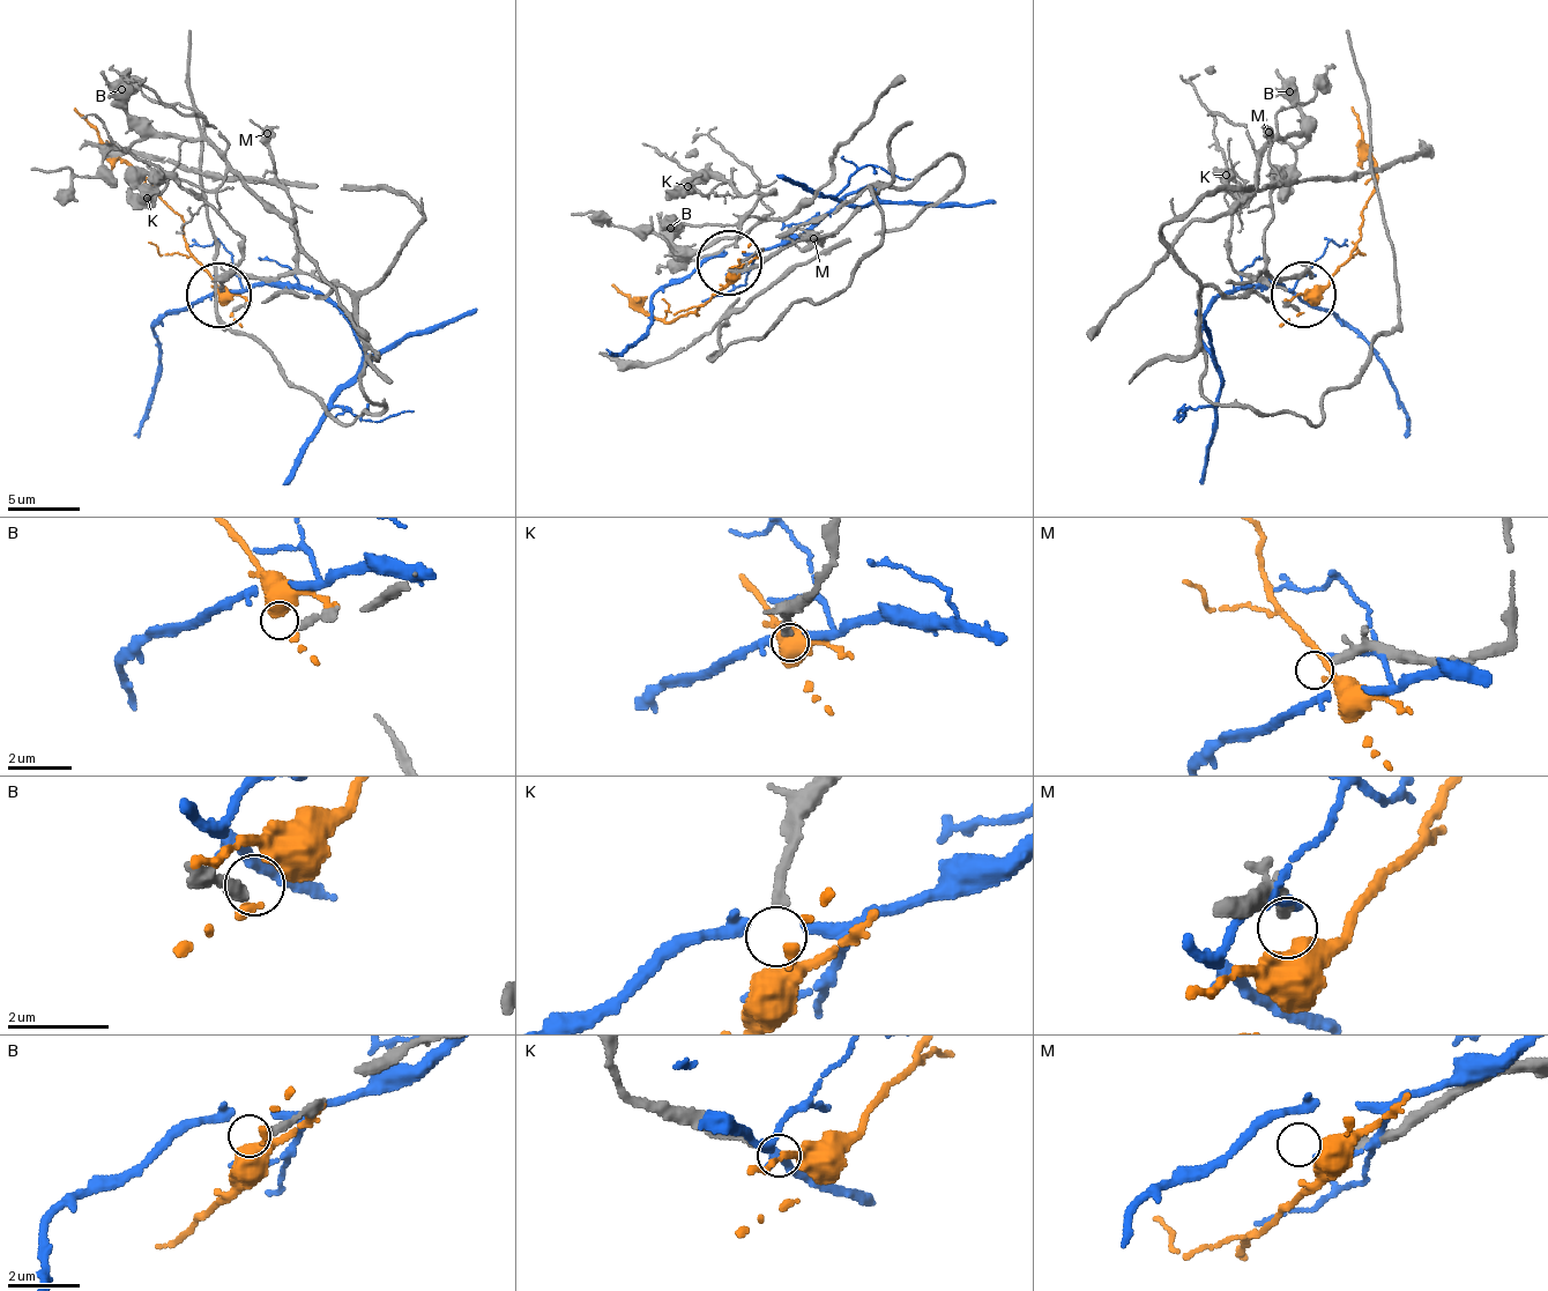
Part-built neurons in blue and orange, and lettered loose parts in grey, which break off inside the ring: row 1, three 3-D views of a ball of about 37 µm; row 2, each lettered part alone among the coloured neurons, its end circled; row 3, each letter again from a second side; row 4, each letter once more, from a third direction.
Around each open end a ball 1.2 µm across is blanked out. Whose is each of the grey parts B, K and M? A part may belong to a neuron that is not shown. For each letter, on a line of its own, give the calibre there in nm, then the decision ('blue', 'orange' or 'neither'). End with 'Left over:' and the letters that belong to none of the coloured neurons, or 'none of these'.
B: calibre 220 nm; neither
K: calibre 200 nm; neither
M: calibre 280 nm; neither
Left over: B, K, M

